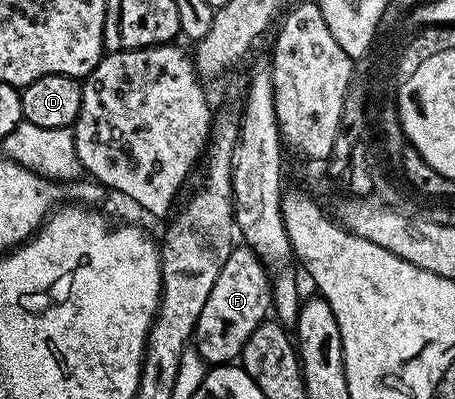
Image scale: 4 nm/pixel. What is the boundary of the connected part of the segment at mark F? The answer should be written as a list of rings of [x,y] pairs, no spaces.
[[[236,246],[209,293],[209,301],[205,301],[201,309],[201,317],[197,317],[194,350],[208,365],[227,365],[238,360],[243,354],[245,341],[249,341],[253,329],[268,318],[272,307],[271,280],[267,278],[267,270],[250,247]]]

